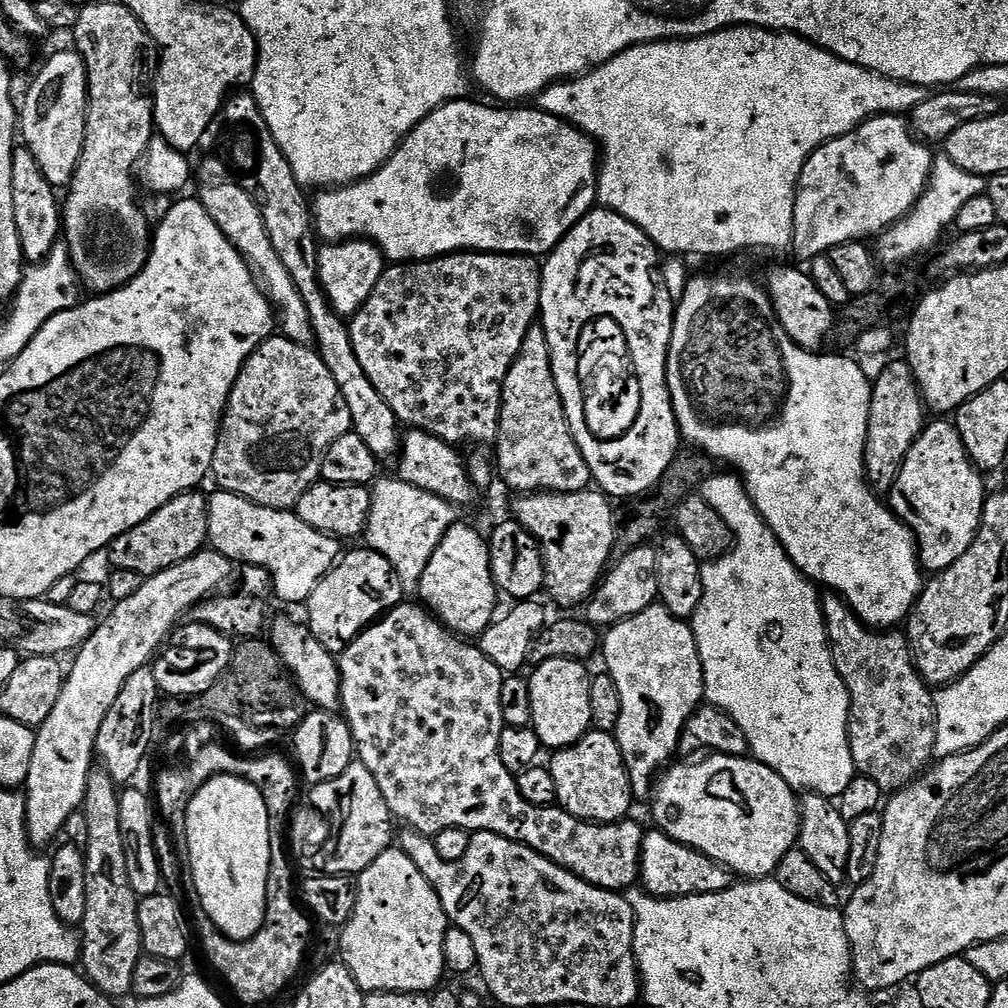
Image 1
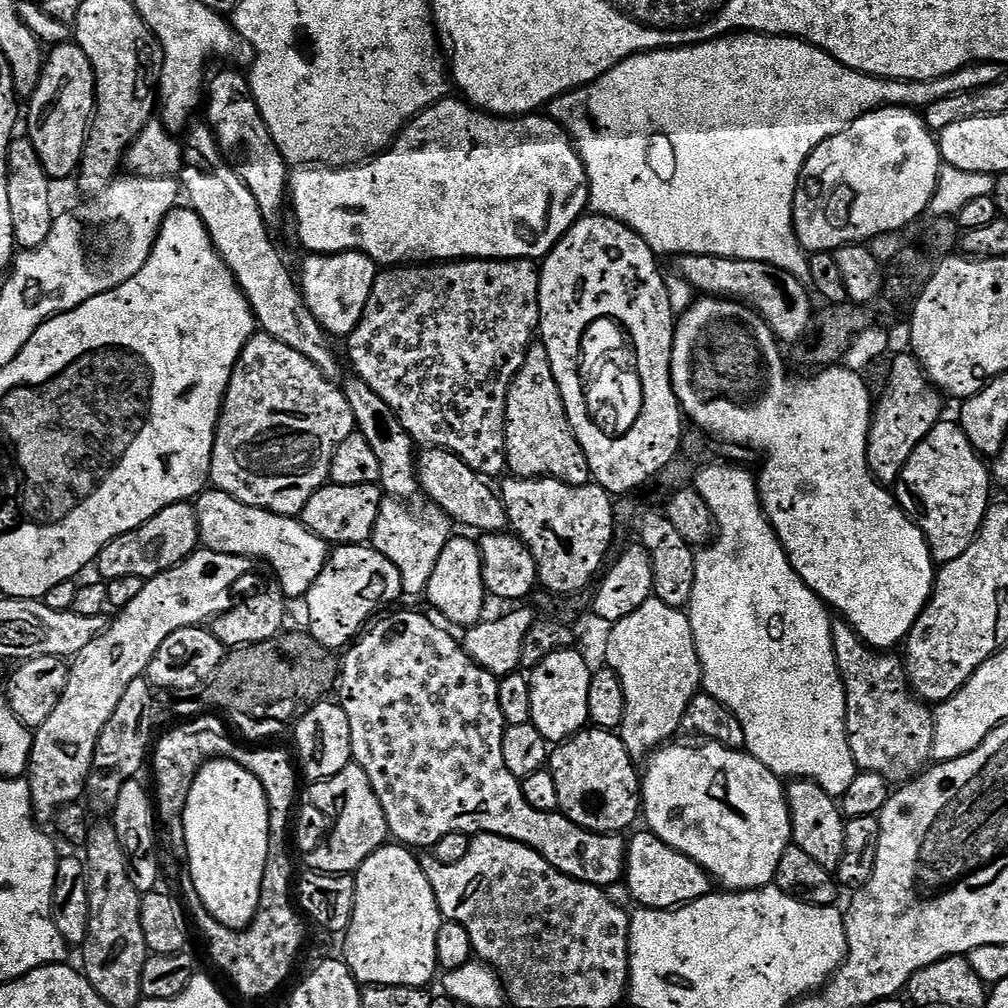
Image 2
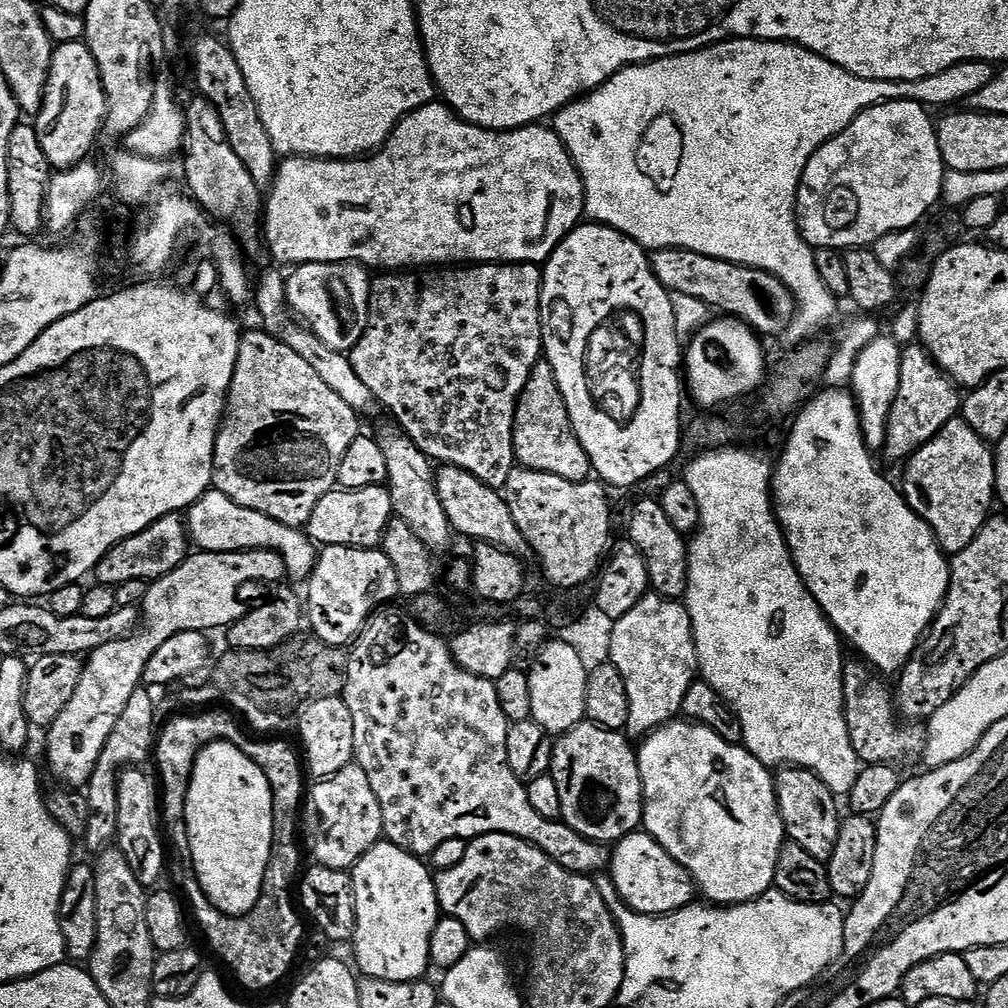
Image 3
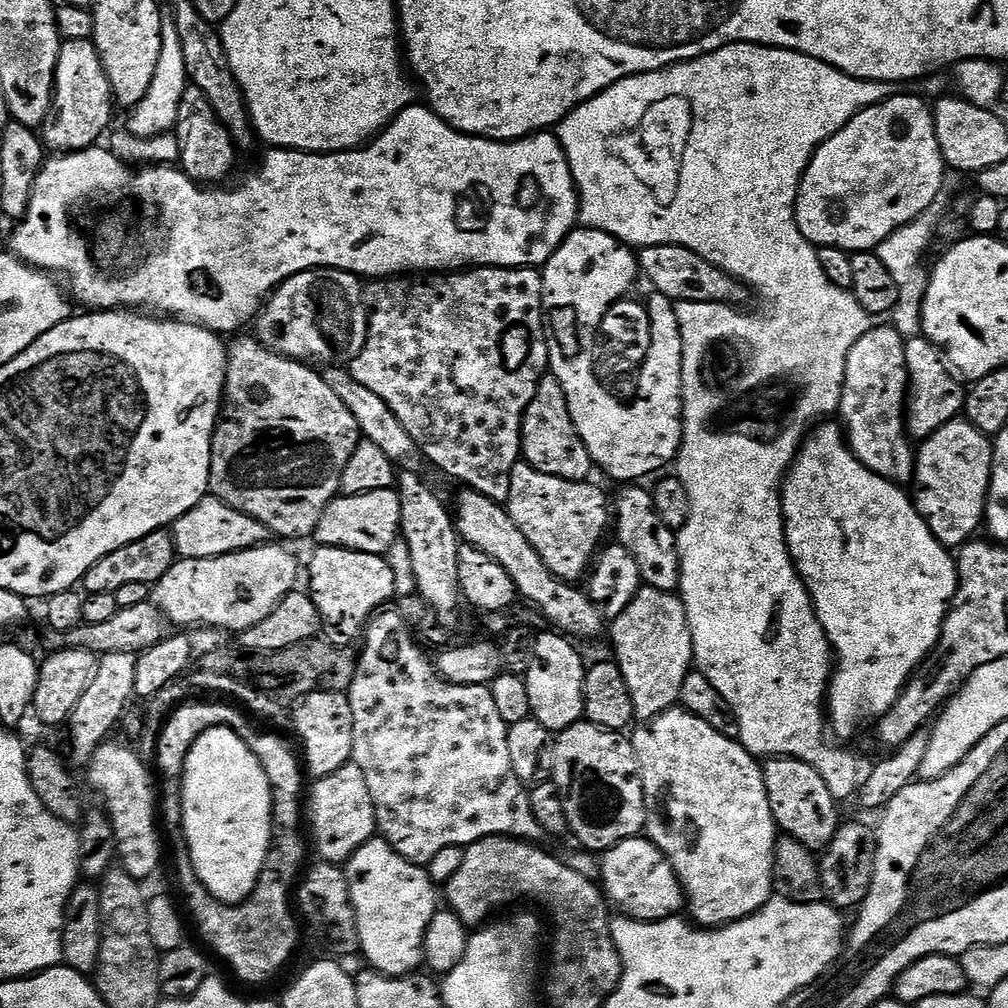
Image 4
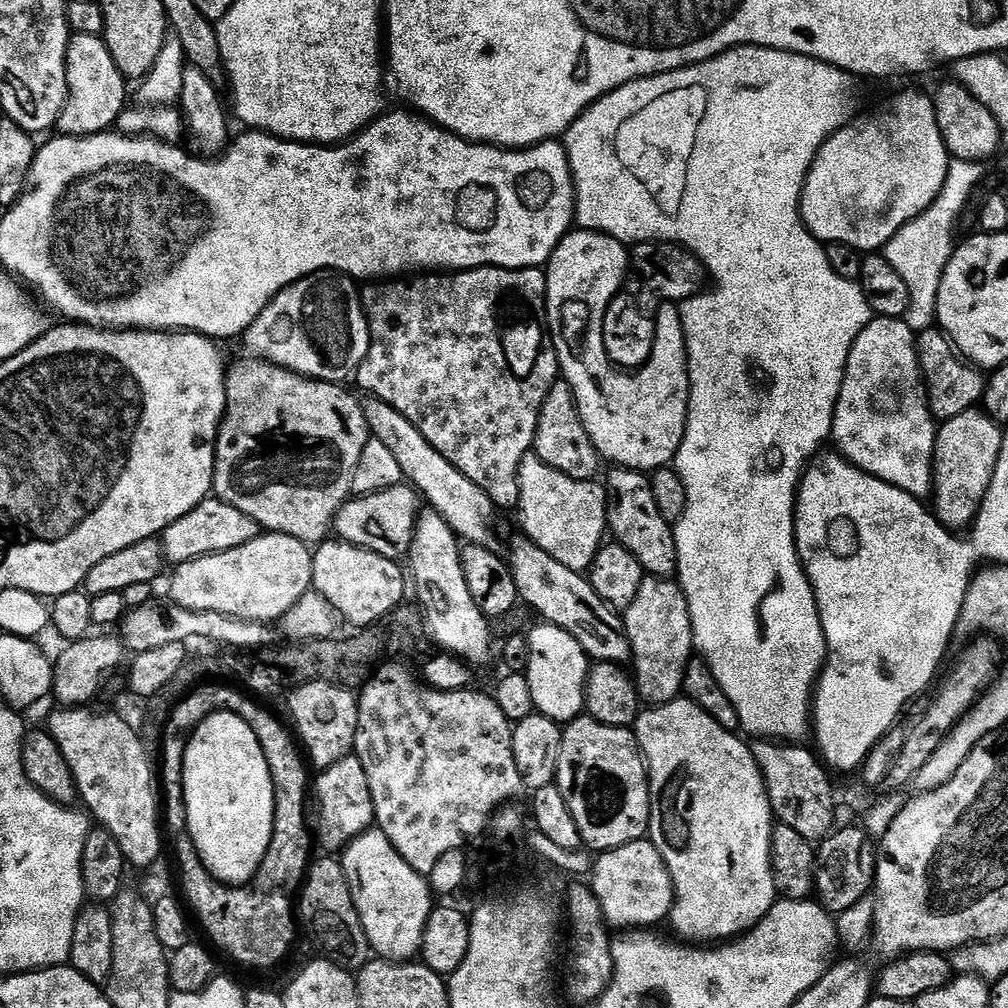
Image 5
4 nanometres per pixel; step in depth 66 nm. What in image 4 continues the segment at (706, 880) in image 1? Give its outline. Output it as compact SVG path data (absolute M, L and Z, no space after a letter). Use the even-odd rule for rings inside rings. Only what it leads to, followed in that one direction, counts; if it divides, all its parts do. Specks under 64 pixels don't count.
M643 835L618 842L599 857L602 891L621 913L634 920L664 920L685 907L684 887L658 846Z

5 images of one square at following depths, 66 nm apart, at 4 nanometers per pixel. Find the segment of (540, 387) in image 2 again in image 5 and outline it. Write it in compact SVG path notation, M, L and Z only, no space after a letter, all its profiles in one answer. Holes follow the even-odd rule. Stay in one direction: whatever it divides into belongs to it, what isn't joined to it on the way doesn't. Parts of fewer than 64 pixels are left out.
M563 382L552 385L546 394L544 405L536 427L534 454L543 464L566 474L575 480L596 480L602 457L594 446L590 434L586 434L586 426L576 409L576 399L572 396L570 386Z

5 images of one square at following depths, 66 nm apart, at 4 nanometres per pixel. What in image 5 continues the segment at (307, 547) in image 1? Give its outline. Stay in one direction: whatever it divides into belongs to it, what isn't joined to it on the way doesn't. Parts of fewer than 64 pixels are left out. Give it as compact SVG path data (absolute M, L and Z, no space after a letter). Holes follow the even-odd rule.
M209 498L203 500L194 510L190 510L190 514L178 518L169 528L164 529L164 555L173 565L184 564L188 560L198 560L215 552L234 550L234 546L250 543L261 532L262 529L254 522L254 518L242 514L242 510L221 500Z

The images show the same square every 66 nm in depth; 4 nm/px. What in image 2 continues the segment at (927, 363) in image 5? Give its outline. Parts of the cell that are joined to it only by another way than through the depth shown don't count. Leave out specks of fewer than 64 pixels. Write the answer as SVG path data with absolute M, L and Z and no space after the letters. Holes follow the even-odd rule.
M911 351L895 353L891 359L888 385L884 388L884 397L875 401L872 428L868 432L868 468L874 479L885 486L895 485L918 442L922 442L922 438L926 438L926 434L930 434L930 430L940 423L940 411L945 403L941 393L925 374L920 359Z

